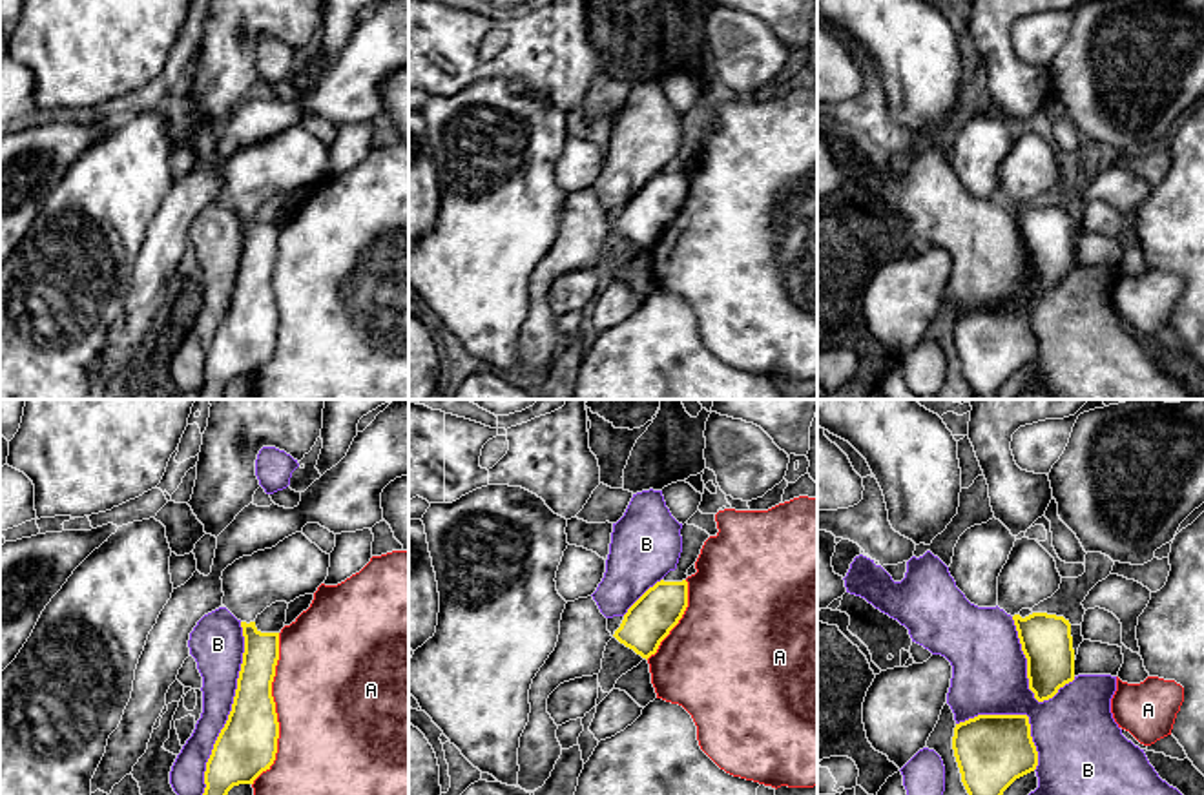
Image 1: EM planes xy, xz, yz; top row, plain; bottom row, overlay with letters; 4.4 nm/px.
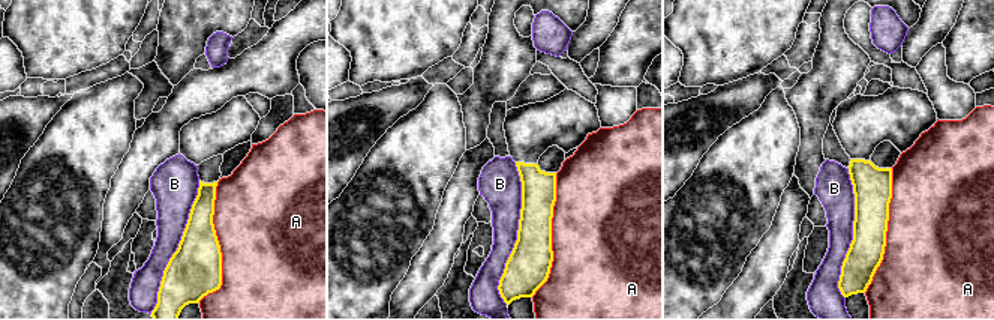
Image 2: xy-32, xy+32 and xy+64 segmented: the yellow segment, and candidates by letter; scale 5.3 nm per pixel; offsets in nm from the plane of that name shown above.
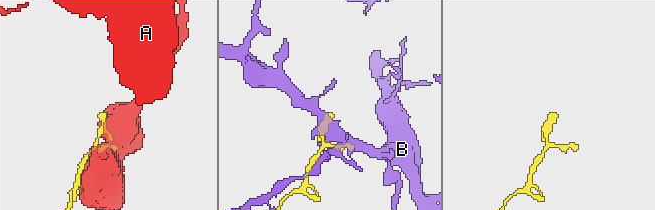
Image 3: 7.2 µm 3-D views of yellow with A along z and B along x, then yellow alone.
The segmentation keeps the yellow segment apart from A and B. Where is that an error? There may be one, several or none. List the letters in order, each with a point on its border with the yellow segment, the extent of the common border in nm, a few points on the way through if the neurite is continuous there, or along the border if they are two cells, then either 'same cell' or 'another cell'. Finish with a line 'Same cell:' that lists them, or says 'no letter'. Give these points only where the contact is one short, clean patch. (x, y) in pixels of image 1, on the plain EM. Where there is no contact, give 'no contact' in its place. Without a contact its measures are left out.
A: meets yellow in xy at (274, 301); contact 700 nm long; another cell
B: meets yellow in xy at (230, 303); contact 800 nm long; another cell
Same cell: no letter

